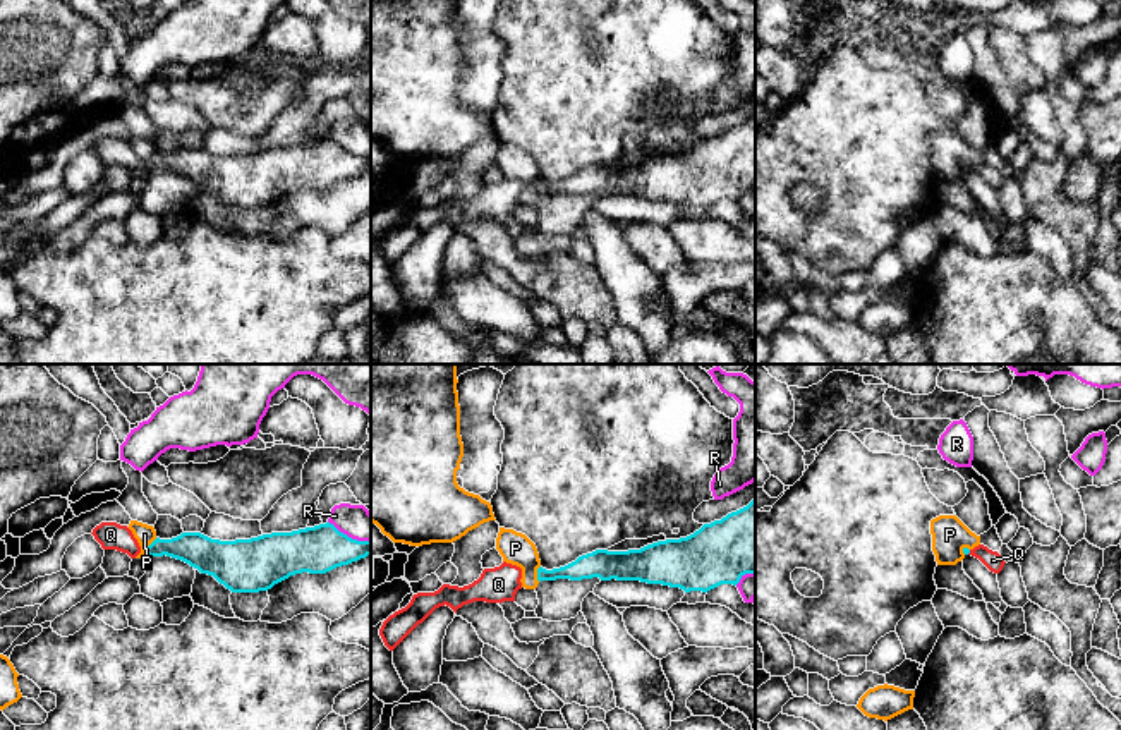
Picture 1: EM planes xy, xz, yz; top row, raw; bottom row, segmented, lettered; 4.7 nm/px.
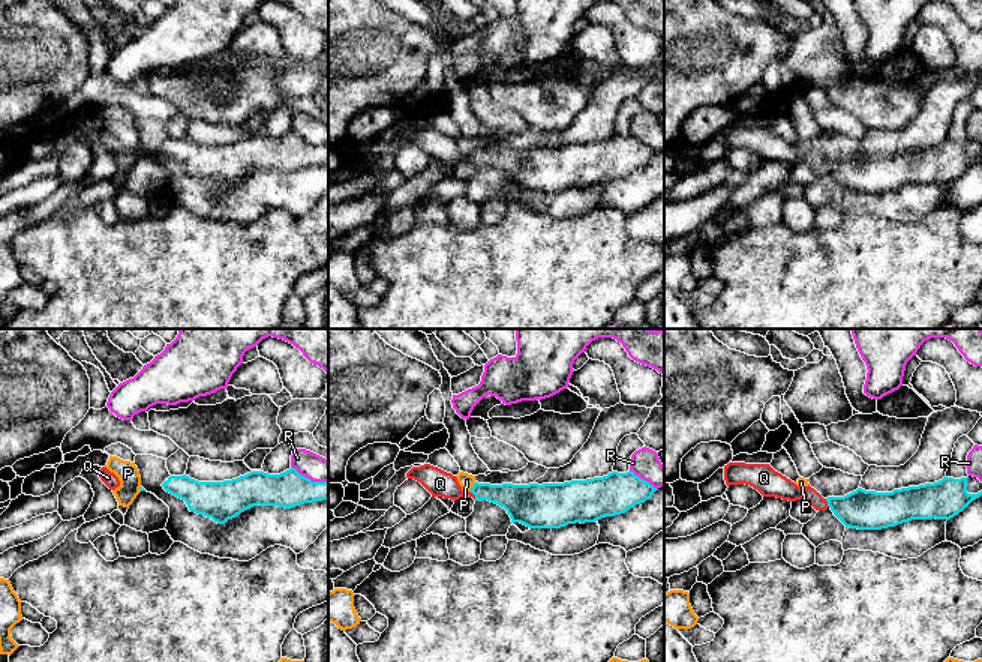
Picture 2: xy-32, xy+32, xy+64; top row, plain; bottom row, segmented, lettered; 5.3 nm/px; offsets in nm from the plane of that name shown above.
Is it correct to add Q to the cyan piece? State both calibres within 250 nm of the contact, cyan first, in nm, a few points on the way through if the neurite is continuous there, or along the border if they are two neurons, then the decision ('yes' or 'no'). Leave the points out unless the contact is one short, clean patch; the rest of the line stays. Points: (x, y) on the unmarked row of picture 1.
calibres 30 and 90 nm; way yz (965, 165), (969, 167), (981, 167), (993, 176); yes

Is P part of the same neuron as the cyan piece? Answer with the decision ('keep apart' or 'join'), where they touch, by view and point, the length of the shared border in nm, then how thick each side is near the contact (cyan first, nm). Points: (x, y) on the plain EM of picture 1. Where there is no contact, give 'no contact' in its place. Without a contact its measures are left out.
keep apart | xy (148, 162) | 100 nm | 160/90 nm

